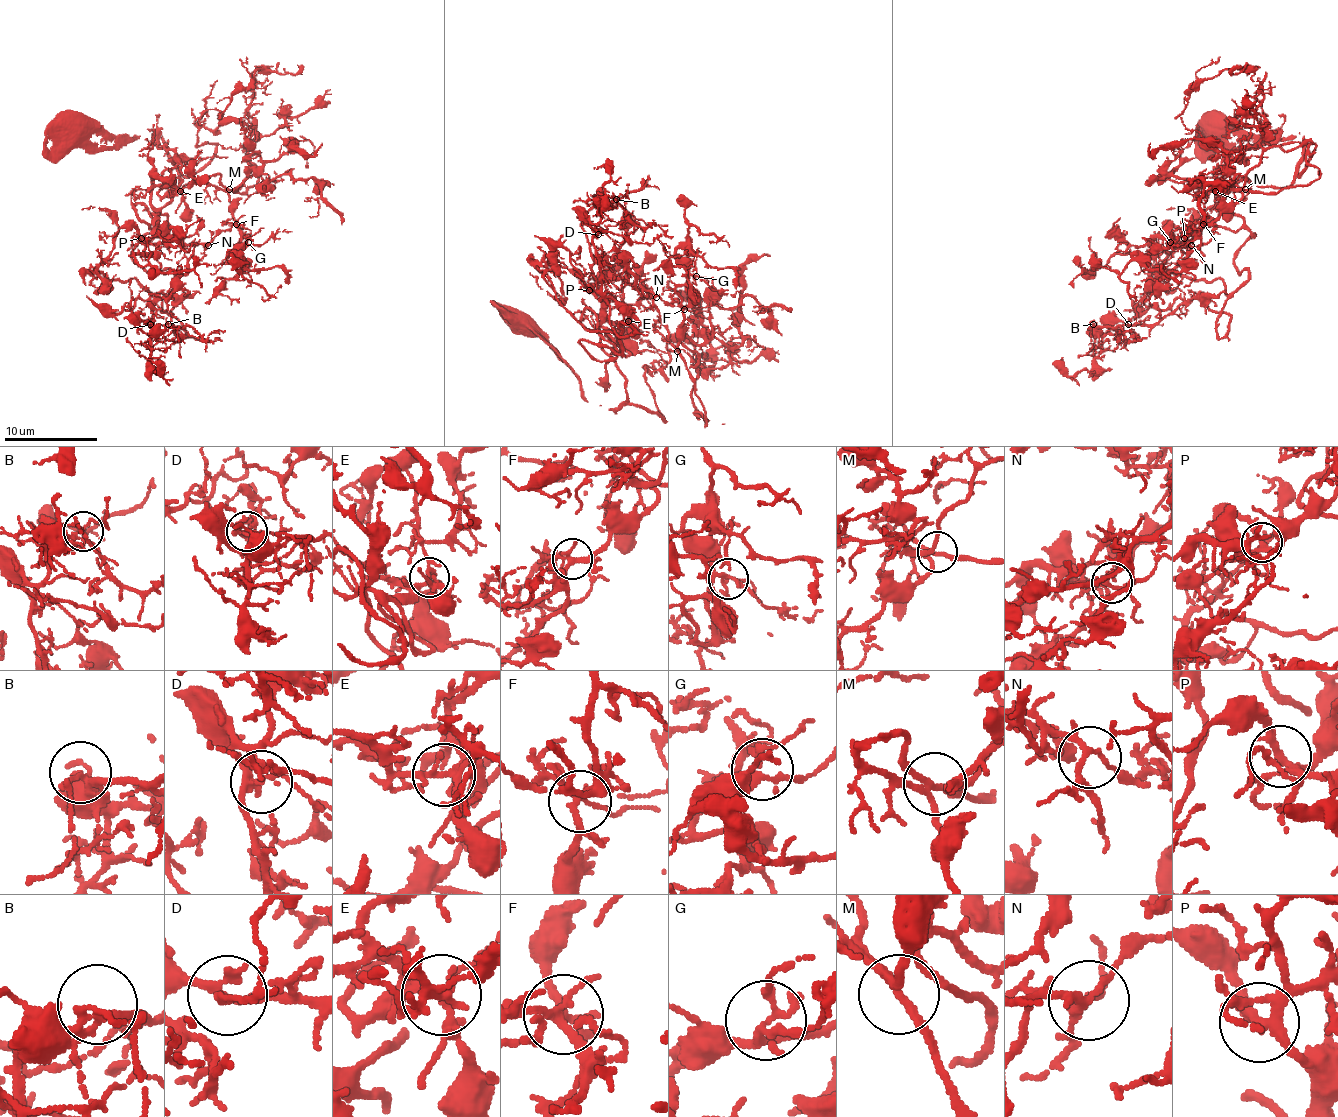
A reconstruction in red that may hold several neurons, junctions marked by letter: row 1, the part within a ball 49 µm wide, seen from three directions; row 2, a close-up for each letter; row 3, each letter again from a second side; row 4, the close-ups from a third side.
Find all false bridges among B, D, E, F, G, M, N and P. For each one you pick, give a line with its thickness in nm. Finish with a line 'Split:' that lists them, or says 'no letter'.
Split: no letter

